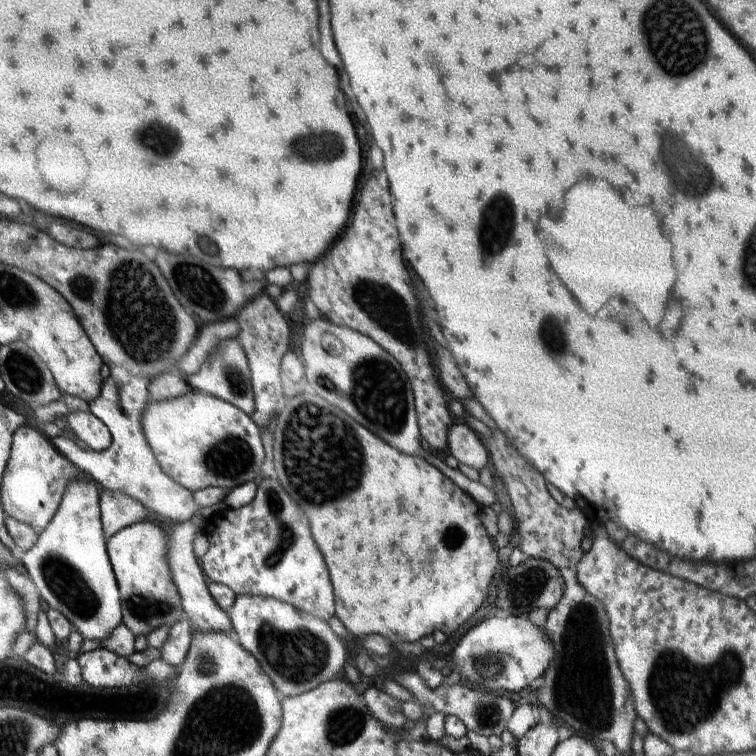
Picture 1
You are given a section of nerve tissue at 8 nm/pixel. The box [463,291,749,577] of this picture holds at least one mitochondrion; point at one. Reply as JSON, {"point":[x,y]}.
{"point":[551,333]}

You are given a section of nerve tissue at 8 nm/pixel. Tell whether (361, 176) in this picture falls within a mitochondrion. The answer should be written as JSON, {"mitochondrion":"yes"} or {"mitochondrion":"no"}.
{"mitochondrion":"no"}

